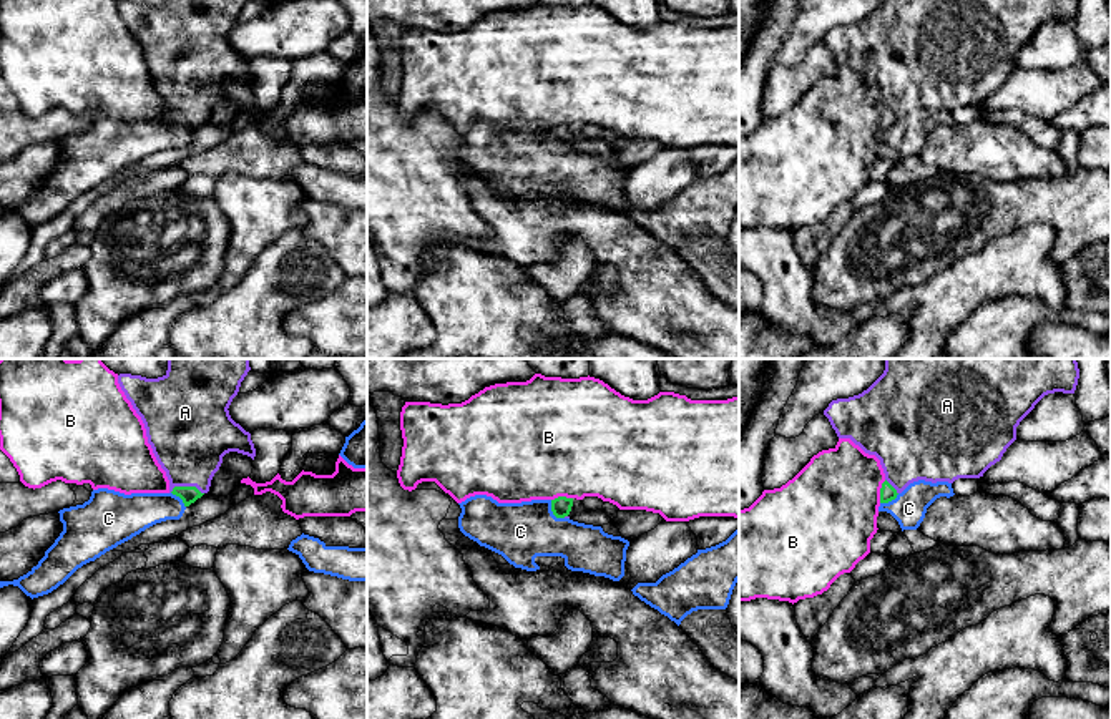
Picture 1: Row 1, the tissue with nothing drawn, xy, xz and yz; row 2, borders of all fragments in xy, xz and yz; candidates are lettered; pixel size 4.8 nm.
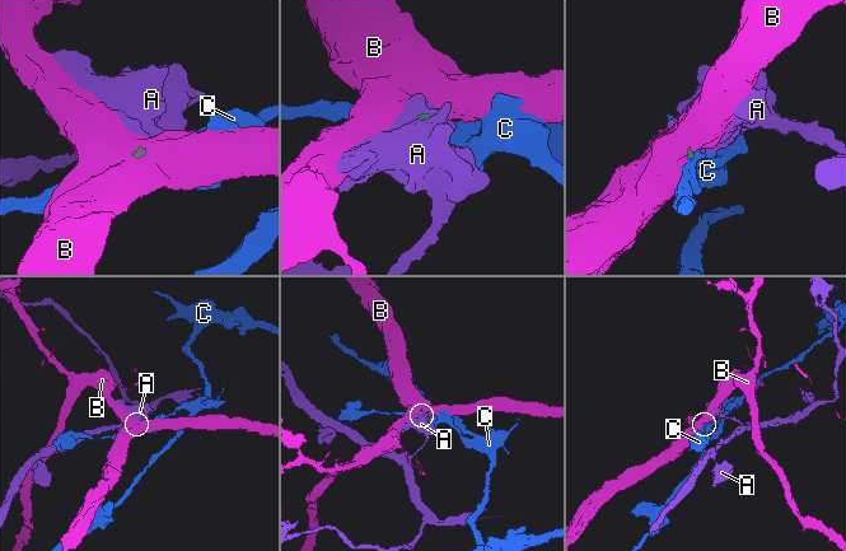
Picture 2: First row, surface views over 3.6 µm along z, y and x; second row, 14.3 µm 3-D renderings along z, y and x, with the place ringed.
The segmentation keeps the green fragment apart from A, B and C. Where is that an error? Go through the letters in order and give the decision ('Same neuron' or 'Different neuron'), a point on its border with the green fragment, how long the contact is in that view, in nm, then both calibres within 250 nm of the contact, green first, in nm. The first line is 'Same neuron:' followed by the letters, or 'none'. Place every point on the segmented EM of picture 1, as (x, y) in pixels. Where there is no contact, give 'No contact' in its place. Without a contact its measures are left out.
Same neuron: A
A: Same neuron. Touches green at xy (186, 487). Shared border 170 nm. Thickness 80 nm (green) against 380 nm
B: Different neuron. Touches green at yz (880, 492). Shared border 120 nm. Thickness 80 nm (green) against 460 nm
C: Different neuron. Touches green at xz (552, 510). Shared border 120 nm. Thickness 90 nm (green) against 280 nm

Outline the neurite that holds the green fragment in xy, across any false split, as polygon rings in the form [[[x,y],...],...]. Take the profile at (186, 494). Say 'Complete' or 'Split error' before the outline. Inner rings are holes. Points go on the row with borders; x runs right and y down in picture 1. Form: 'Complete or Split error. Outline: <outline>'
Split error. Outline: [[[168,359],[163,377],[118,375],[118,384],[141,417],[148,443],[166,472],[169,493],[179,496],[184,506],[209,492],[226,453],[256,457],[251,433],[228,410],[249,370],[249,359]]]

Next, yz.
Split error. Outline: [[[885,359],[883,374],[862,394],[837,399],[829,404],[824,415],[829,418],[839,438],[850,438],[865,453],[875,455],[885,473],[885,482],[880,488],[880,503],[888,503],[897,498],[910,483],[925,482],[948,482],[958,478],[980,478],[983,473],[1001,460],[1006,448],[1016,440],[1016,427],[1035,408],[1035,405],[1048,394],[1063,392],[1074,394],[1079,379],[1076,359]]]

